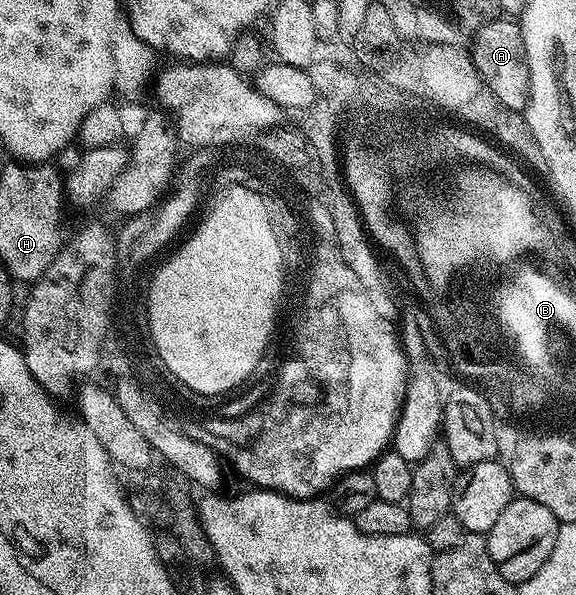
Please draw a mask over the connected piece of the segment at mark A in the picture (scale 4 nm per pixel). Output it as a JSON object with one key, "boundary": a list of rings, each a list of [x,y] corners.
{"boundary":[[[498,18],[481,26],[474,33],[469,55],[475,68],[481,74],[485,86],[493,90],[497,102],[501,106],[509,106],[509,110],[526,113],[530,102],[531,84],[529,82],[529,66],[525,54],[523,31],[518,23],[511,18]]]}

